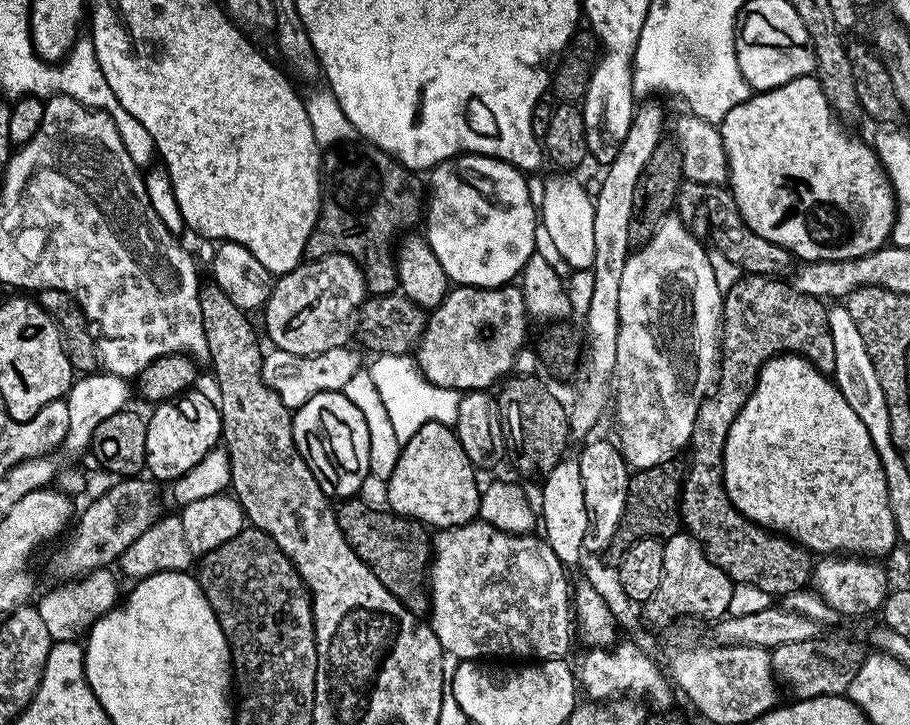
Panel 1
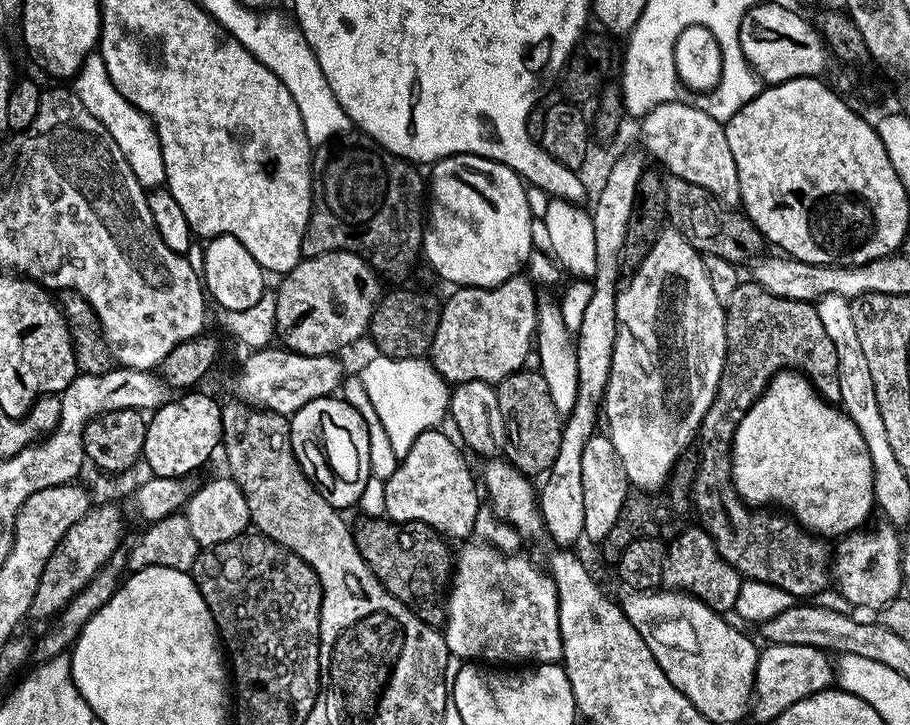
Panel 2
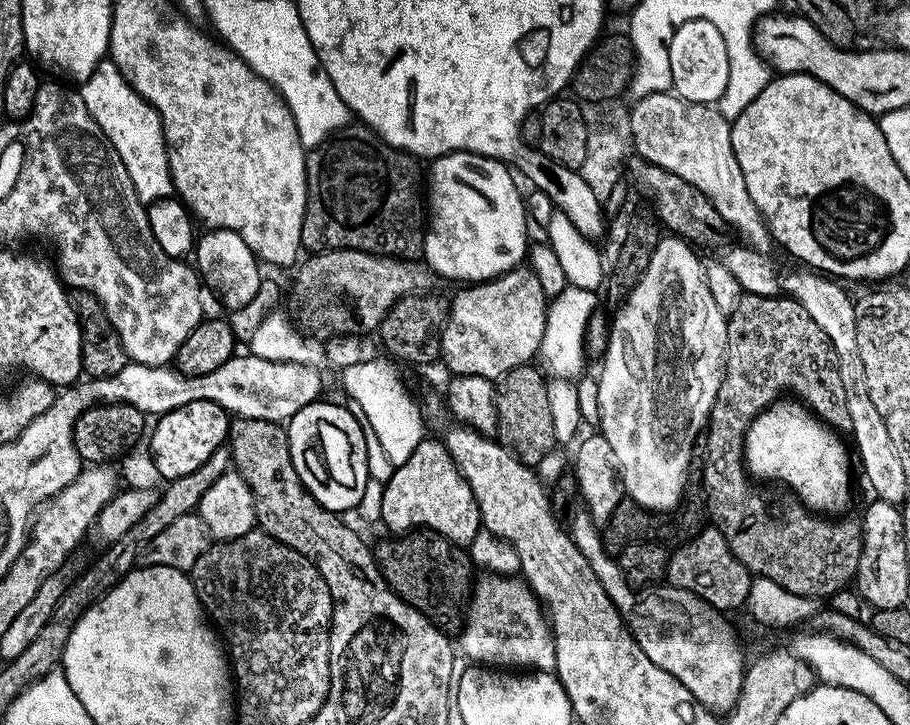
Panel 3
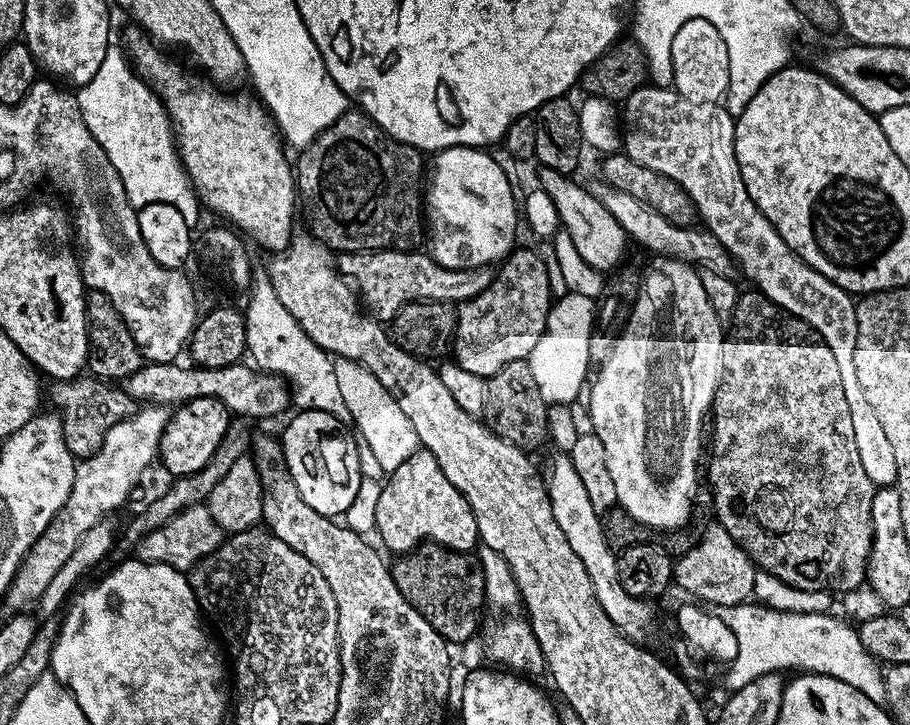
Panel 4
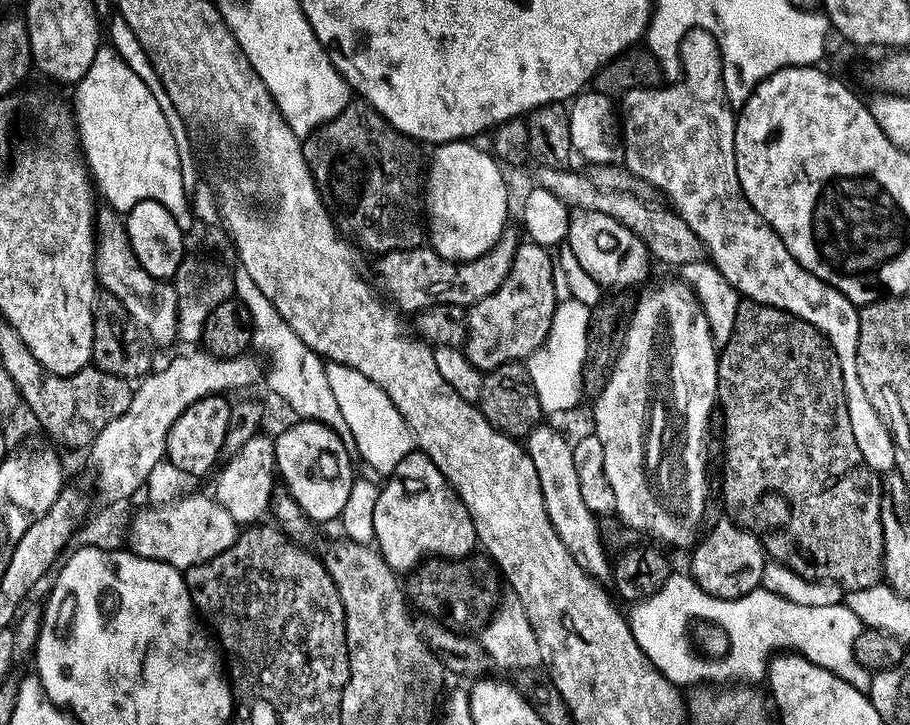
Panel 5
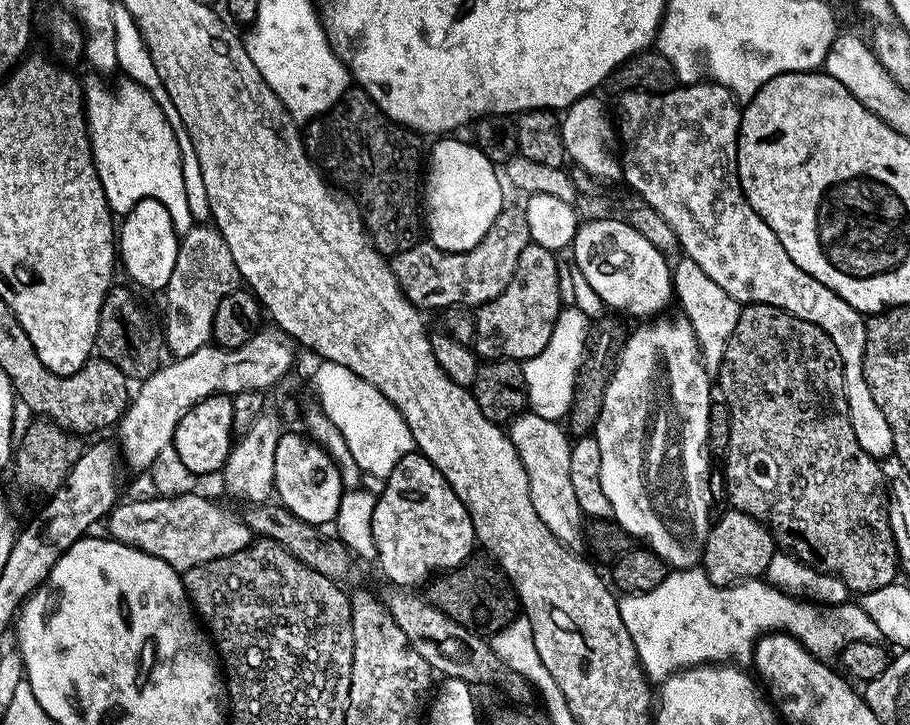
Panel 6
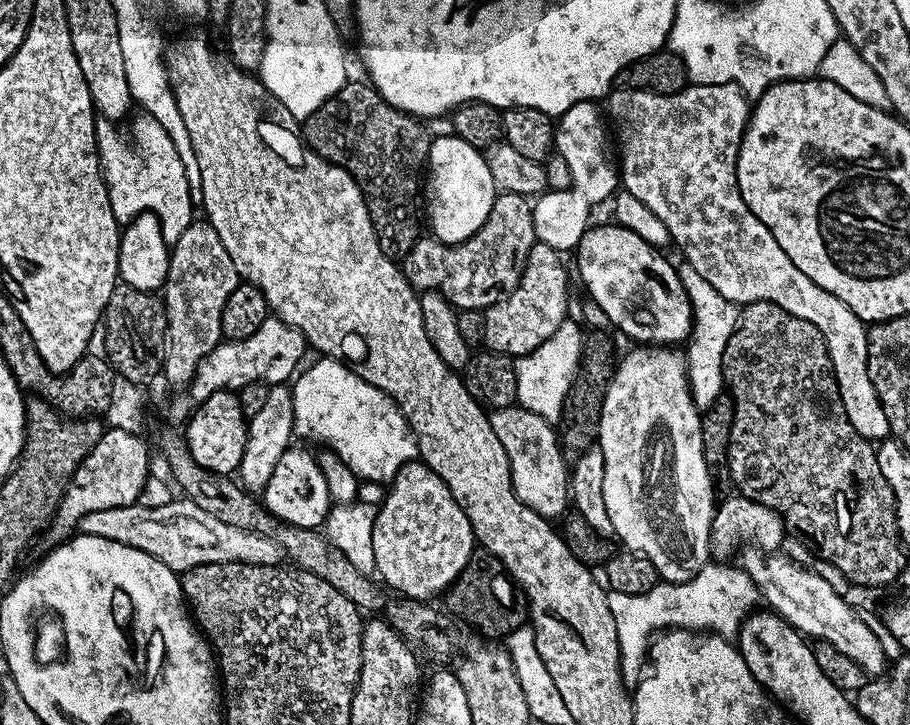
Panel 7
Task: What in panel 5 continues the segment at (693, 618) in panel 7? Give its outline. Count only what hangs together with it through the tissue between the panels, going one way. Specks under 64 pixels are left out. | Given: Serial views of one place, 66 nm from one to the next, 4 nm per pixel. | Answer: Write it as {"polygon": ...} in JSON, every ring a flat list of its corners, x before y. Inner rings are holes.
{"polygon":[[673,574,662,590,650,598,635,601,631,608,632,613,629,611,626,619,638,646,653,666,677,686,763,681,768,674,768,661,781,650,795,652,812,664,838,674,838,678,850,682,859,692,867,693,872,684,873,673,862,667,852,653,854,638,862,625,843,602,834,606,801,606,798,602,786,602,786,598,762,586,738,598,718,598,706,594,691,575],[691,620,705,620,724,631,728,653,721,660,711,660,692,649,692,640,688,637]]}

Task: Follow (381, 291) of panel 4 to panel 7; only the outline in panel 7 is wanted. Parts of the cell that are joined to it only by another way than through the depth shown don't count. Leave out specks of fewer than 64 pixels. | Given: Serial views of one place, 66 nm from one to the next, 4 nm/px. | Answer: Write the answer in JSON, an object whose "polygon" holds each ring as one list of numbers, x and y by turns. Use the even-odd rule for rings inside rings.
{"polygon":[[501,191,486,222,460,244,421,238,402,261,404,277,417,293,440,292,457,310,488,308,520,285,526,258,538,243,532,209,529,197]]}

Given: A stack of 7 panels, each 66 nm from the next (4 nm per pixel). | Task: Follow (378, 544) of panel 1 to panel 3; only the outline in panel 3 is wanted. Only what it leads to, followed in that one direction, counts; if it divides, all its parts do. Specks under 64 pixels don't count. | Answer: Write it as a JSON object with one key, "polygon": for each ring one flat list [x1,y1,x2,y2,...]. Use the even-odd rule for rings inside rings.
{"polygon":[[412,530,388,539,392,540,375,545,374,555,382,578,392,593,422,613,441,632,459,633,464,627,466,597,474,580,474,565,469,553,431,530]]}

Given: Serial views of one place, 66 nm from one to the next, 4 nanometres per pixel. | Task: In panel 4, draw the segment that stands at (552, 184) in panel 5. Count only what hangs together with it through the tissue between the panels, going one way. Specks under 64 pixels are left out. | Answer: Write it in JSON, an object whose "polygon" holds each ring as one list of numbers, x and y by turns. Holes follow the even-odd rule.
{"polygon":[[596,180,596,183,589,185,588,190,606,206,615,220,623,226,625,235,629,239,634,238,642,247,652,251,652,254,674,256,690,265,699,266,701,269,709,268,714,270,714,274,722,274,729,278,737,275,738,269,732,257,728,255,722,242,718,242,718,238,714,238,712,232,700,226,686,228,678,226,664,218,654,208,650,208,648,204,636,200,630,194,605,186,603,181]]}

